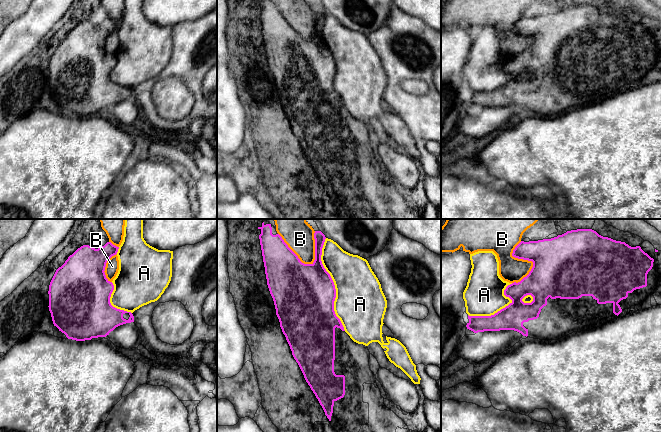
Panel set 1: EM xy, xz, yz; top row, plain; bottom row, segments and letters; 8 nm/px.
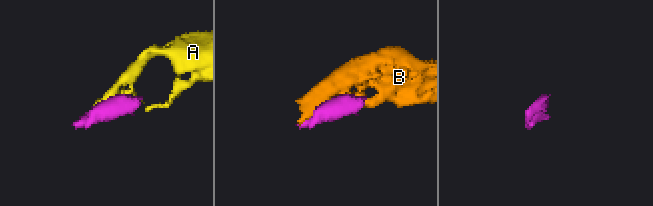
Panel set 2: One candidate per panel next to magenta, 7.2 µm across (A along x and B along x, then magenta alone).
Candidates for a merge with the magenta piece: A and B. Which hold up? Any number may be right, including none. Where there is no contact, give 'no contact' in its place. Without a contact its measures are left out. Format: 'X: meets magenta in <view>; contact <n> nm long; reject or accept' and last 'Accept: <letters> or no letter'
A: meets magenta in xz; contact 750 nm long; reject
B: meets magenta in xz; contact 380 nm long; reject
Accept: no letter

